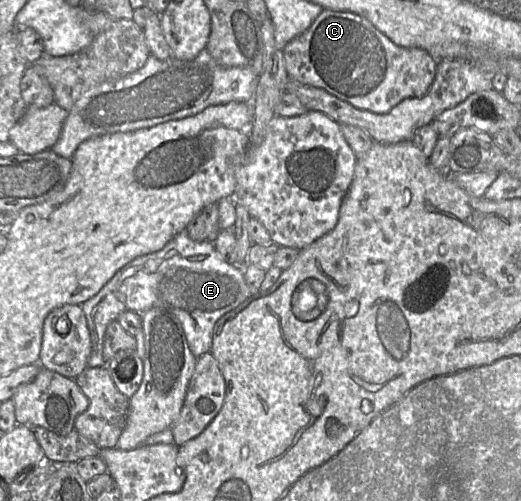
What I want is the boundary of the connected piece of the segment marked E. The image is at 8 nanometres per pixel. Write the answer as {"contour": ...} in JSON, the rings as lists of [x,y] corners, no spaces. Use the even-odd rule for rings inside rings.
{"contour":[[[184,230],[179,232],[159,251],[139,256],[119,269],[114,276],[93,297],[81,304],[90,332],[91,353],[88,367],[106,366],[103,360],[103,342],[108,324],[117,320],[125,311],[139,314],[160,307],[173,313],[181,322],[187,342],[198,359],[204,353],[210,352],[213,344],[214,327],[217,321],[227,312],[235,309],[252,295],[243,272],[243,267],[228,264],[220,256],[210,241],[193,241]]]}

